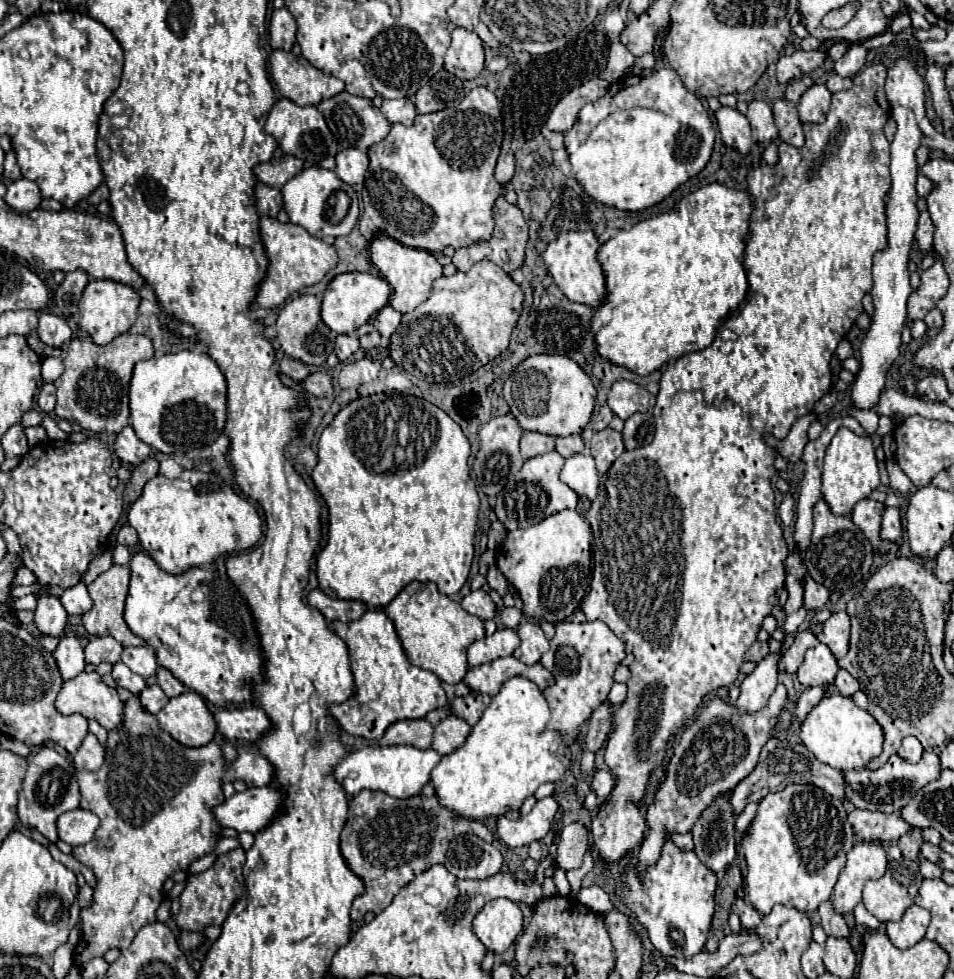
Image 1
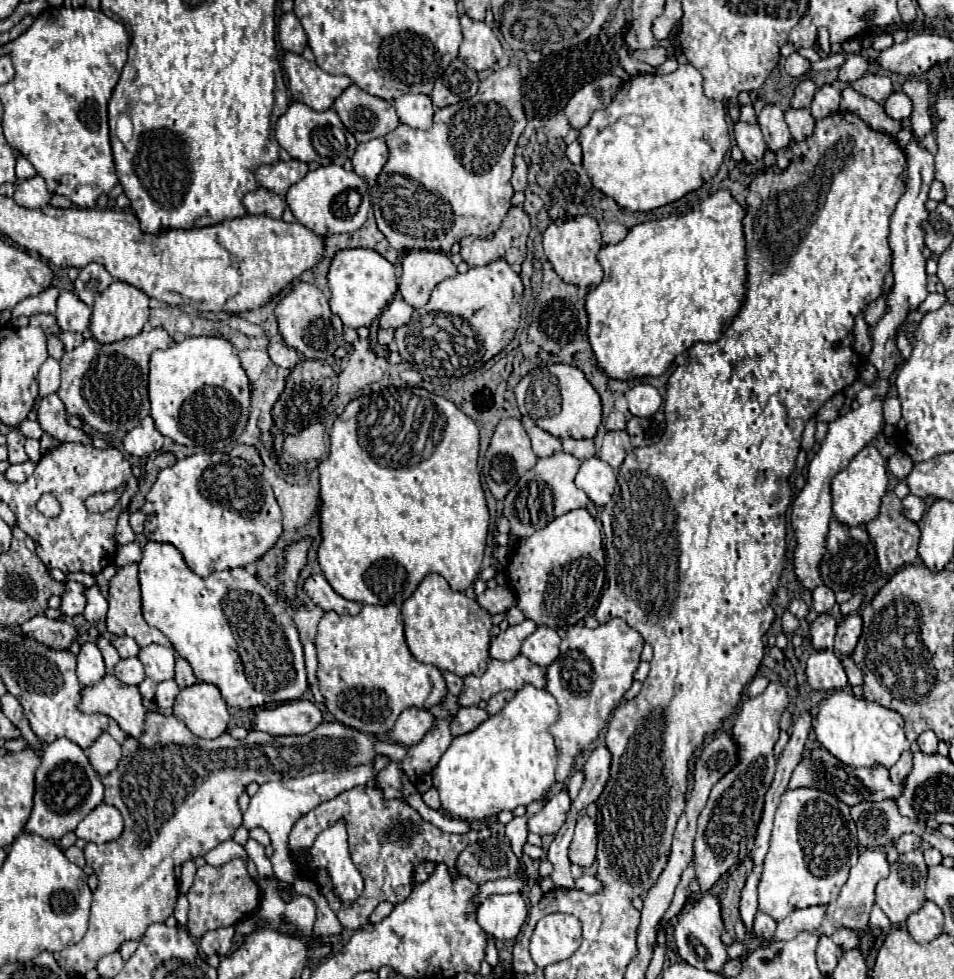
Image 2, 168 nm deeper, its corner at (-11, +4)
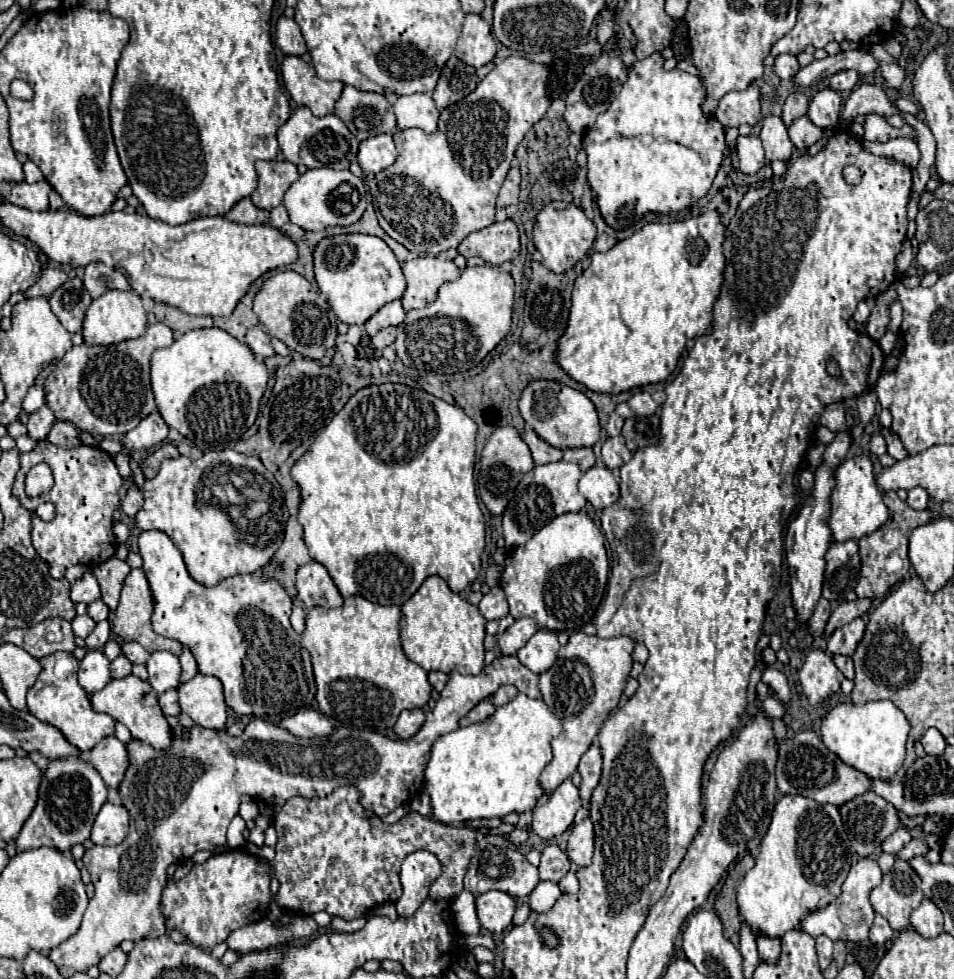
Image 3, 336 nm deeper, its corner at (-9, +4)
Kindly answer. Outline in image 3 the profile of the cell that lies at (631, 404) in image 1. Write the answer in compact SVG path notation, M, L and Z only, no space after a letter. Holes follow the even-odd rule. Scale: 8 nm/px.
M637 389L633 393L633 397L627 401L627 405L631 407L631 411L637 415L637 417L649 417L655 413L657 409L657 403L653 401L651 393L647 393L645 389Z

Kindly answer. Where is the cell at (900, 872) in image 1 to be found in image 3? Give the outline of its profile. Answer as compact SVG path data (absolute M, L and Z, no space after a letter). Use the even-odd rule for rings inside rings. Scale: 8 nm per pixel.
M895 859L893 869L883 875L883 883L871 891L873 909L883 915L895 931L909 927L909 915L921 901L921 877L909 861L903 859Z

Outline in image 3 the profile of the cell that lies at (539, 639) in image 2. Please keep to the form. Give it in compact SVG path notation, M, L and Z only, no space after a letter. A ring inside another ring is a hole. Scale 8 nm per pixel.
M539 629L523 649L517 651L517 659L531 669L533 673L543 673L547 671L555 659L557 659L557 651L559 651L559 641L557 635L553 631L547 629Z

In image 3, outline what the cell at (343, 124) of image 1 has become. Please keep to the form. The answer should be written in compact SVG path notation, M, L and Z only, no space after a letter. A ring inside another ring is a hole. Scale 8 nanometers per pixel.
M347 85L335 103L335 115L363 141L373 135L391 133L397 129L393 107L379 93L365 93Z

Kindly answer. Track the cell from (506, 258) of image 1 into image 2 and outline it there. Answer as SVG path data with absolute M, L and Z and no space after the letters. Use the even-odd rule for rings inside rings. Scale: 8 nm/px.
M511 207L491 239L479 239L469 235L461 241L461 257L469 267L489 265L497 259L513 263L523 263L527 253L527 235L529 235L529 217L521 207Z

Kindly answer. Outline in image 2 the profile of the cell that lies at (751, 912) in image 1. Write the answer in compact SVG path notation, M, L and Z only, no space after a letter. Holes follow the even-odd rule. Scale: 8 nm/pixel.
M757 913L757 917L755 917L755 935L757 935L759 943L769 945L771 939L773 939L775 927L777 927L777 923L775 923L769 915L765 915L765 913Z

